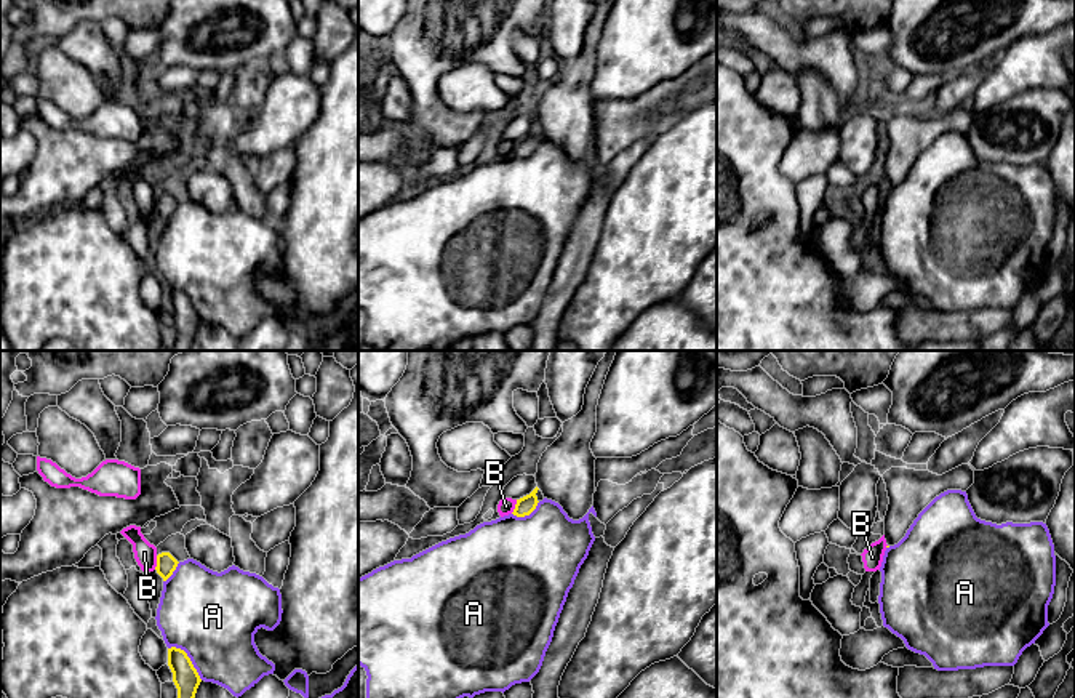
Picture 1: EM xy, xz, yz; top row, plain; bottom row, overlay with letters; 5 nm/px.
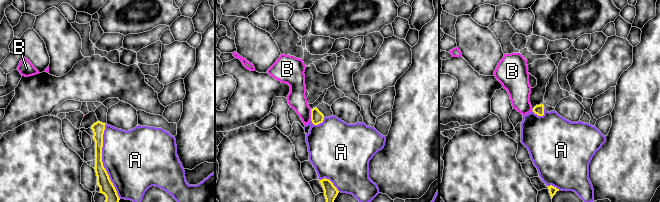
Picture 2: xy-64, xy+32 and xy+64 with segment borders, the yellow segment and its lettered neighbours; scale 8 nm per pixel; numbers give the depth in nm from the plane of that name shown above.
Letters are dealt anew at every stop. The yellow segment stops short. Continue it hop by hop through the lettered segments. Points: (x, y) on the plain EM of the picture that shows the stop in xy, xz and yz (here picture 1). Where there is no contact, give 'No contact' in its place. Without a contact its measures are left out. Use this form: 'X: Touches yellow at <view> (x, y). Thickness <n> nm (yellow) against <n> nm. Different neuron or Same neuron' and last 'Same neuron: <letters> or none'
A: Touches yellow at xy (189, 300). Thickness 130 nm (yellow) against 460 nm. Different neuron
B: Touches yellow at xy (157, 204). Thickness 100 nm (yellow) against 110 nm. Different neuron
Same neuron: none

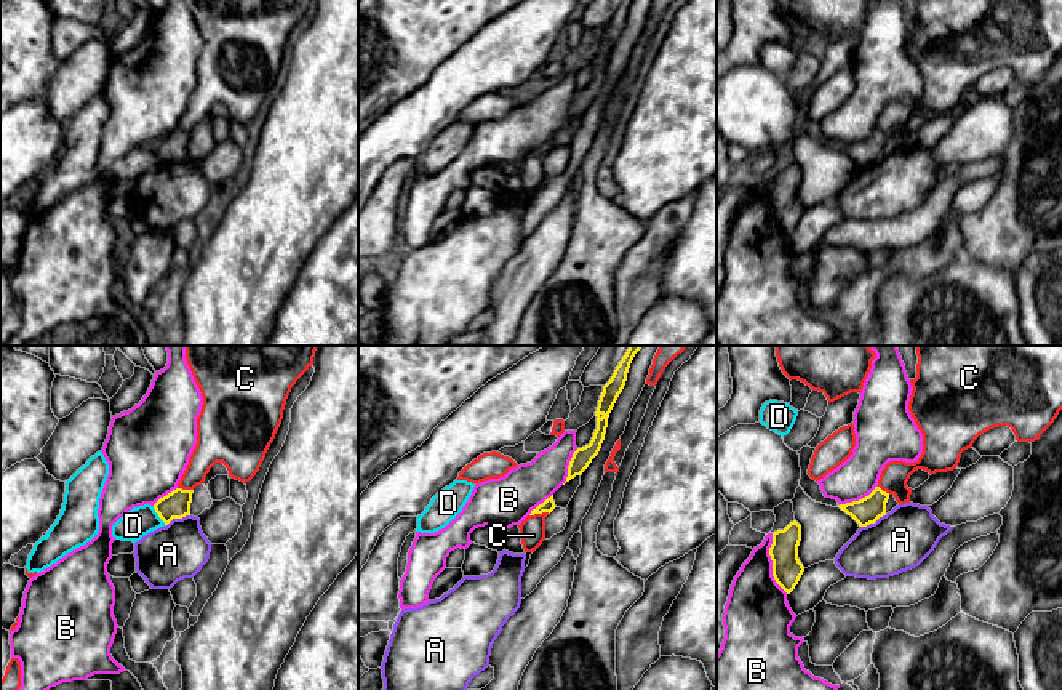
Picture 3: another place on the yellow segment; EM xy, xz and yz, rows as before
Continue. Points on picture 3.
A: Touches yellow at yz (874, 164). Thickness 140 nm (yellow) against 300 nm. Different neuron
B: Touches yellow at yz (773, 205). Thickness 150 nm (yellow) against 320 nm. Different neuron
C: Touches yellow at xz (539, 154). Thickness 60 nm (yellow) against 130 nm. Different neuron
D: Touches yellow at xy (159, 157). Thickness 140 nm (yellow) against 150 nm. Different neuron
Same neuron: none

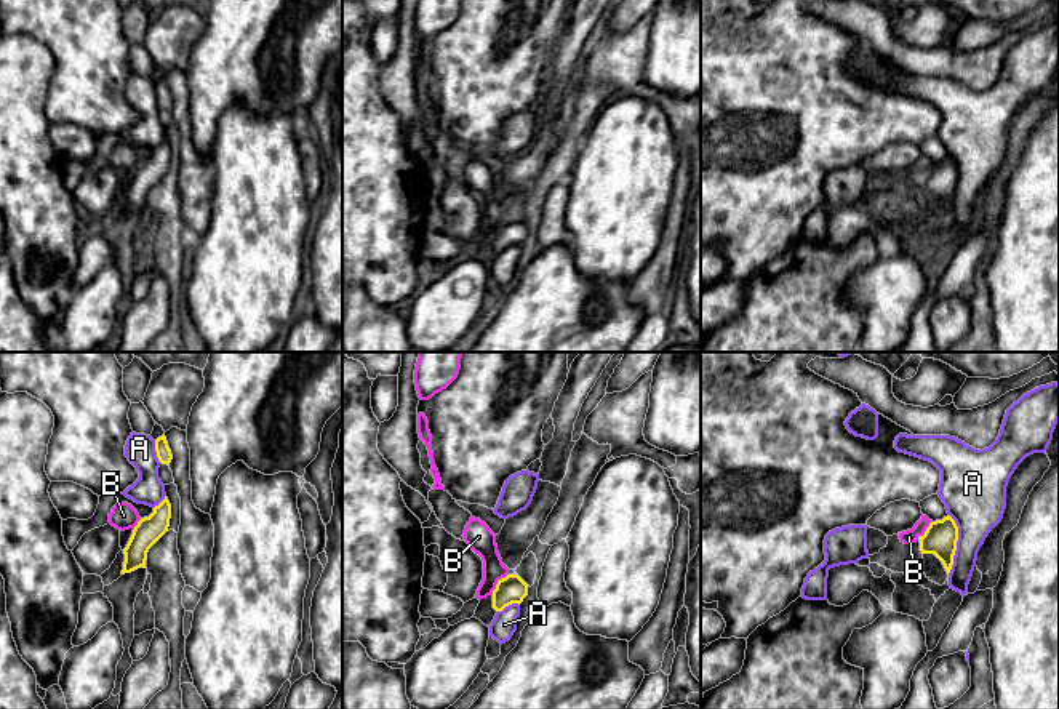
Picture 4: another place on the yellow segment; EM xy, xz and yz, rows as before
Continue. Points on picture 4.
A: Touches yellow at yz (955, 186). Thickness 170 nm (yellow) against 300 nm. Different neuron
B: Touches yellow at xz (498, 224). Thickness 140 nm (yellow) against 140 nm. Different neuron
Same neuron: none

